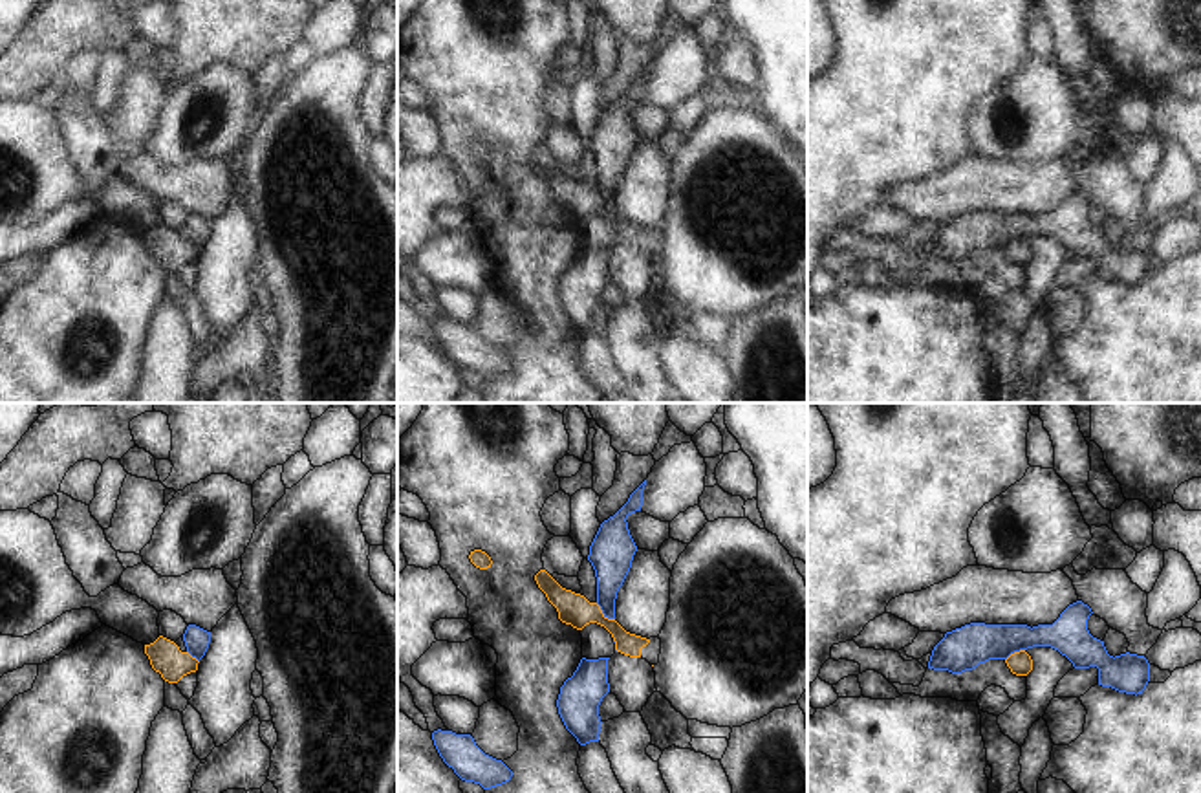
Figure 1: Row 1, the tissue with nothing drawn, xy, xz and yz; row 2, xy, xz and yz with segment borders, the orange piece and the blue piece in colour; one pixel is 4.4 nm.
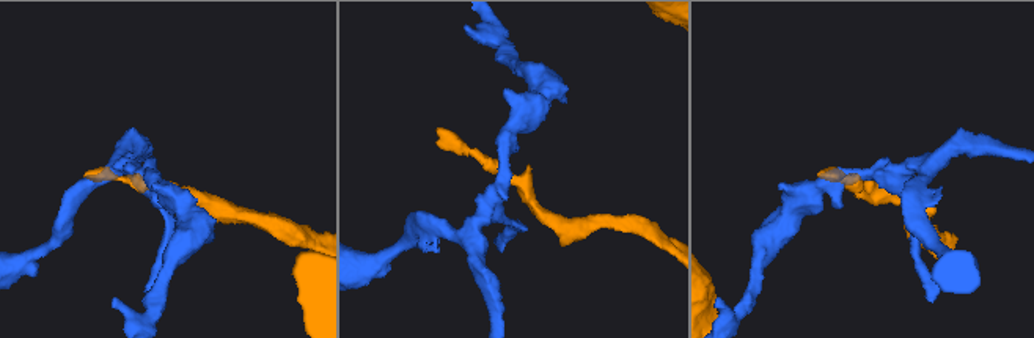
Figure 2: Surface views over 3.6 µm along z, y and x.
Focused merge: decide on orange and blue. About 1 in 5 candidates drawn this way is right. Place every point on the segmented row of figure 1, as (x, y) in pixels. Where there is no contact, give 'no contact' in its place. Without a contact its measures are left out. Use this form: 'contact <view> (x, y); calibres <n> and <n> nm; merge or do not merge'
contact xz (603, 614); calibres 140 and 180 nm; do not merge

